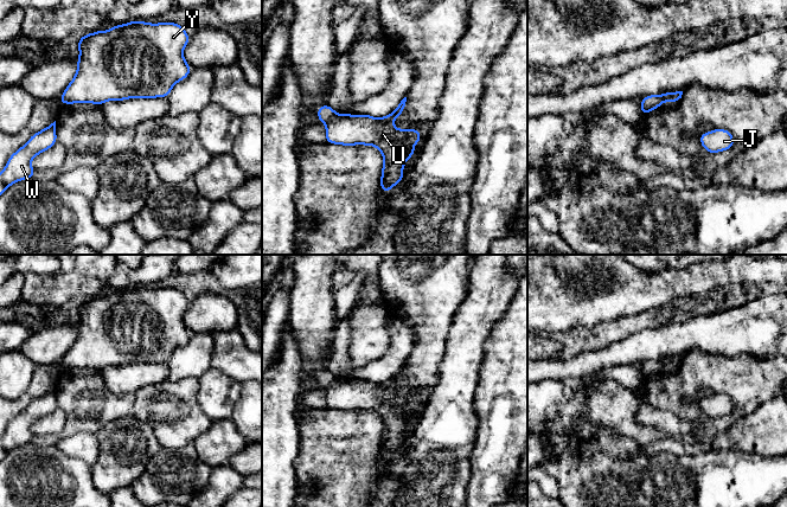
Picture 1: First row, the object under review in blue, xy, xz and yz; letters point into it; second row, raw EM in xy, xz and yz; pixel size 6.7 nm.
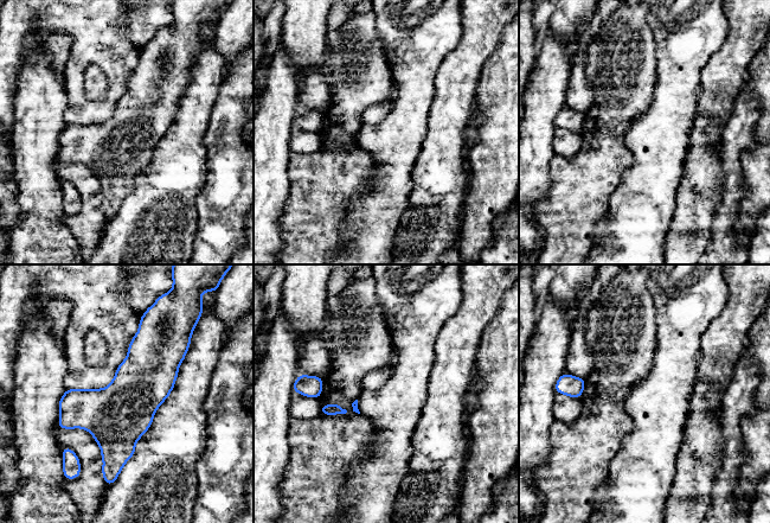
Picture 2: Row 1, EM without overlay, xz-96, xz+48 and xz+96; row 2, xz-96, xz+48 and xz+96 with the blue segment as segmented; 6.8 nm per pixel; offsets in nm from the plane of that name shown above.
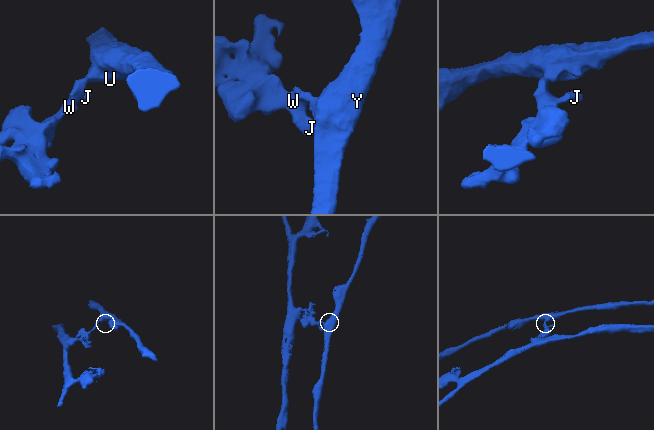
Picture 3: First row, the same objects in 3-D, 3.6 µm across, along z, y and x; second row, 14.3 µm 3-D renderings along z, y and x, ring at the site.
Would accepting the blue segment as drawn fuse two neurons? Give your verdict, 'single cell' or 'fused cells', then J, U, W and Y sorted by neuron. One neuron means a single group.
fused cells; J W / U Y

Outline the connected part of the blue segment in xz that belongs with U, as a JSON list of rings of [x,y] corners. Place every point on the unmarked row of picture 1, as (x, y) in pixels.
[[[407,362],[385,383],[335,378],[326,389],[326,407],[343,411],[375,411],[380,416],[384,424],[380,443],[383,457],[389,457],[403,445],[405,426],[415,419],[414,411],[422,405],[418,394],[394,392],[394,385],[402,381],[405,367]]]

